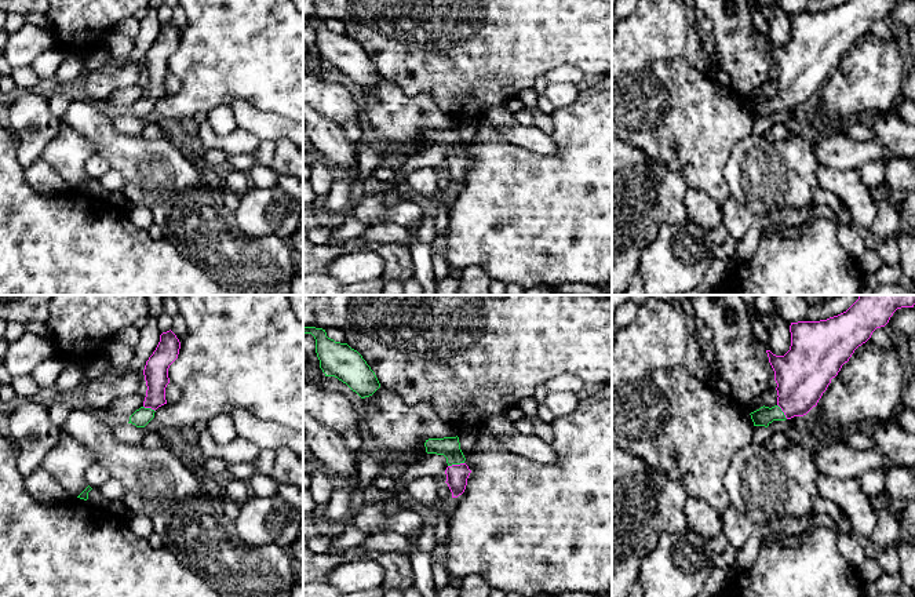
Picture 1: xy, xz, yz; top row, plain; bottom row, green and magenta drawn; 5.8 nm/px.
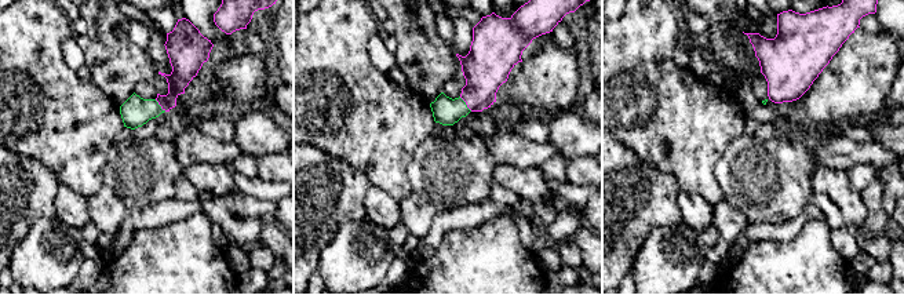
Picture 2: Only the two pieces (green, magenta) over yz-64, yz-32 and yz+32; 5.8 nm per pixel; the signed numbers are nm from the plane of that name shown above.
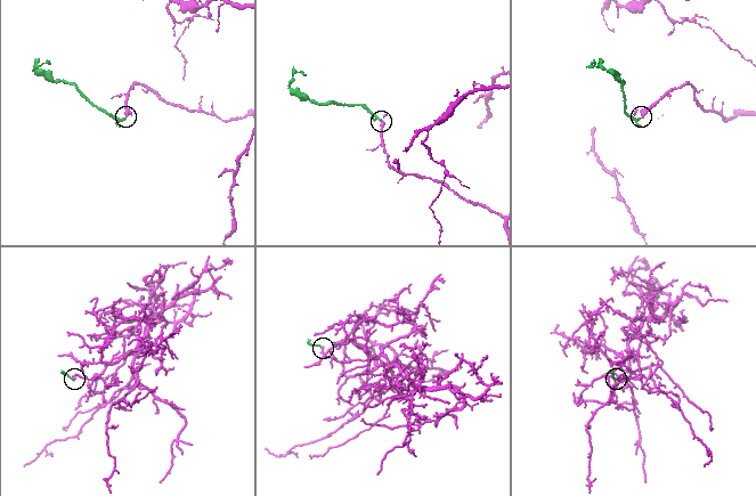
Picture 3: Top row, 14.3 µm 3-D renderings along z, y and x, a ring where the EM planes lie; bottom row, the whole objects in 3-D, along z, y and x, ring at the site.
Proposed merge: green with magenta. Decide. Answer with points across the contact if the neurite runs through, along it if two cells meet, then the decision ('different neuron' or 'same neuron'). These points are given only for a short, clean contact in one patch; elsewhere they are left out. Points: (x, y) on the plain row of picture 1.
runs through xz (449, 138), (455, 148), (455, 155), (456, 166); same neuron

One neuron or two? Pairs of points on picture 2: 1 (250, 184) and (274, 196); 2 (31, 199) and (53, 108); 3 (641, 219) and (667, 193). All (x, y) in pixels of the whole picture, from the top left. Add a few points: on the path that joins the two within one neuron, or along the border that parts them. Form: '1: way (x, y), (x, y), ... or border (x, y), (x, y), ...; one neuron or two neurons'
1: way (255, 186), (269, 190); one neuron
2: border (14, 152), (37, 159), (61, 182); two neurons
3: way (648, 212), (660, 200); one neuron

